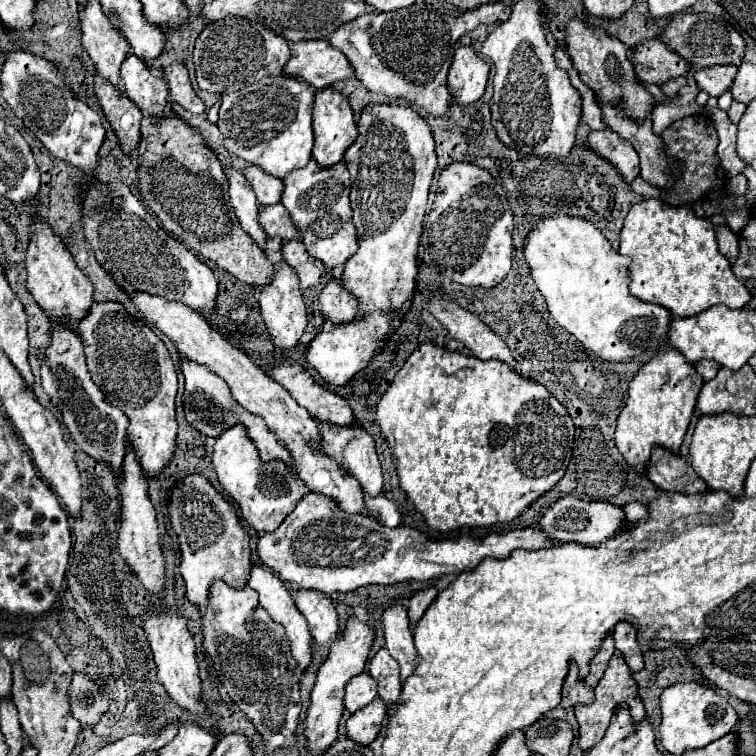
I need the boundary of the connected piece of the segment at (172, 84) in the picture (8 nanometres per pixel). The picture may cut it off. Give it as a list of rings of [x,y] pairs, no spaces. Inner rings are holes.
[[[172,63],[170,67],[164,69],[164,75],[168,79],[168,87],[170,87],[170,95],[172,99],[182,105],[186,111],[190,113],[204,113],[206,105],[204,101],[194,93],[190,77],[188,77],[188,69],[182,63]]]

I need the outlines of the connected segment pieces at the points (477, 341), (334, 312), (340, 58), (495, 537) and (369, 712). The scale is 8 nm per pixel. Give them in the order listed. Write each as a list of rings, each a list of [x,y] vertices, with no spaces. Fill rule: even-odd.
[[[436,293],[430,297],[430,313],[448,329],[450,337],[464,343],[464,347],[478,359],[498,359],[506,363],[512,371],[516,371],[516,361],[508,349],[508,345],[474,313],[460,309],[456,303],[448,303],[440,299]]]
[[[332,279],[320,293],[320,311],[332,323],[348,323],[356,317],[358,301],[340,279]]]
[[[298,41],[292,43],[290,49],[292,57],[284,67],[284,73],[300,77],[316,89],[356,77],[348,57],[344,57],[344,53],[334,49],[328,41]]]
[[[306,493],[302,501],[296,505],[296,509],[282,521],[282,525],[276,531],[262,533],[258,539],[258,557],[260,561],[276,573],[286,583],[298,583],[298,587],[304,589],[316,589],[326,595],[338,593],[338,591],[354,591],[364,585],[380,583],[390,585],[398,581],[428,581],[440,575],[448,573],[464,573],[472,571],[480,565],[482,559],[506,559],[516,549],[550,549],[554,543],[542,529],[538,527],[526,527],[516,529],[508,533],[492,533],[486,539],[474,541],[472,537],[460,537],[456,541],[430,541],[420,531],[410,527],[386,527],[380,521],[374,521],[370,515],[360,513],[346,513],[334,499],[324,497],[320,493]]]
[[[376,697],[372,703],[356,711],[346,721],[346,733],[356,743],[370,745],[376,739],[376,735],[380,733],[384,717],[386,717],[386,703],[380,697]]]

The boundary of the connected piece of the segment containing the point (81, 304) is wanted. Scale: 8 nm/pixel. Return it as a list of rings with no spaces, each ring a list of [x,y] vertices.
[[[34,223],[32,225],[32,239],[26,253],[26,269],[28,269],[28,291],[34,293],[36,303],[48,313],[54,321],[64,317],[66,323],[76,331],[80,319],[88,313],[92,305],[92,283],[88,277],[76,267],[72,253],[64,247],[62,239],[48,229],[48,225]]]

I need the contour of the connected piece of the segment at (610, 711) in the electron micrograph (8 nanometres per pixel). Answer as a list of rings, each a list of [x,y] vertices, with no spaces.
[[[616,653],[616,655],[610,659],[610,663],[608,663],[608,667],[606,667],[606,671],[604,671],[604,677],[602,677],[600,683],[596,685],[596,697],[594,697],[594,701],[588,703],[588,705],[580,705],[580,703],[574,705],[576,721],[578,721],[578,725],[580,725],[580,739],[578,739],[578,743],[580,743],[580,747],[582,747],[584,751],[590,749],[590,747],[594,747],[594,745],[604,737],[604,733],[606,733],[606,729],[608,729],[608,725],[610,725],[610,717],[614,715],[614,711],[616,711],[618,707],[630,707],[634,721],[640,721],[640,719],[646,717],[644,703],[642,703],[642,699],[640,699],[640,695],[638,695],[638,685],[636,685],[636,681],[632,679],[632,673],[630,673],[628,665],[624,663],[624,657],[620,657],[620,653]]]

